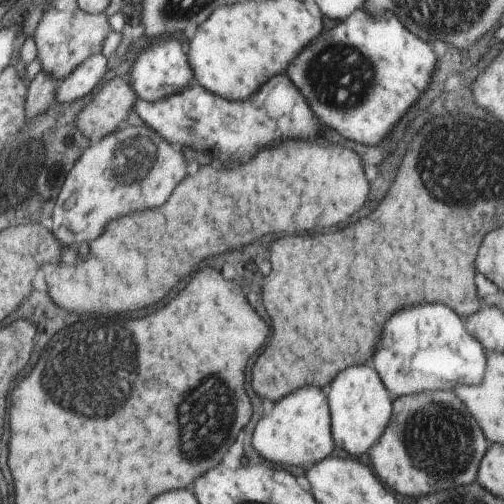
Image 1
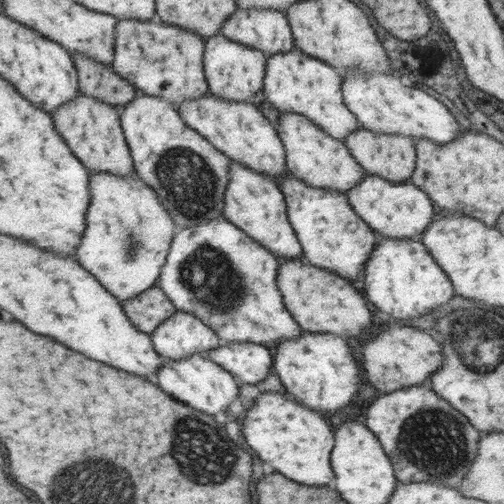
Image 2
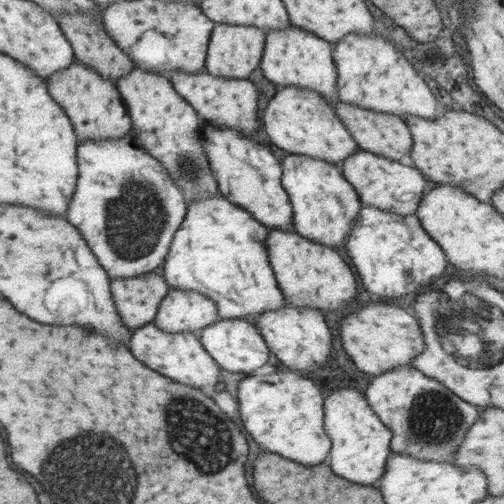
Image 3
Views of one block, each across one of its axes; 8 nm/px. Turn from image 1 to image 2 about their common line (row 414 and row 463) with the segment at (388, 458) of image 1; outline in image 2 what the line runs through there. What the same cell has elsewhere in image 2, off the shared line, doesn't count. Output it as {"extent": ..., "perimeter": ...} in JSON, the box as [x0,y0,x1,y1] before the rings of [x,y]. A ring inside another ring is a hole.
{"extent":[365,384,479,488],"perimeter":[[[429,384],[407,386],[407,388],[387,392],[387,394],[375,398],[365,412],[365,424],[377,436],[379,444],[383,446],[383,452],[391,460],[395,478],[403,484],[431,482],[431,484],[443,484],[443,486],[459,488],[459,484],[469,474],[471,464],[479,452],[479,430],[473,428],[469,424],[469,420],[463,414],[459,414],[447,400],[439,398],[429,388]]]}

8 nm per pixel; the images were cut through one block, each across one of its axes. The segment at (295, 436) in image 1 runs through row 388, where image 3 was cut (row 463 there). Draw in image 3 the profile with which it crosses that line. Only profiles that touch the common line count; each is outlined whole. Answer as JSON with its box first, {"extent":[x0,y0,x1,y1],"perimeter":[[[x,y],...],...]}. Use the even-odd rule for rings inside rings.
{"extent":[237,366,331,466],"perimeter":[[[279,366],[271,374],[263,372],[267,370],[247,374],[245,380],[239,382],[237,404],[243,428],[247,428],[247,434],[267,452],[275,452],[303,466],[323,462],[329,452],[331,438],[327,438],[327,432],[323,432],[325,404],[321,392],[311,380],[301,378],[301,374],[289,368]]]}

